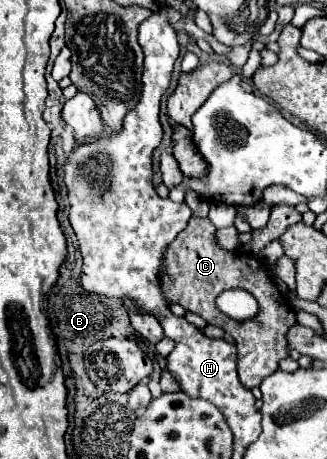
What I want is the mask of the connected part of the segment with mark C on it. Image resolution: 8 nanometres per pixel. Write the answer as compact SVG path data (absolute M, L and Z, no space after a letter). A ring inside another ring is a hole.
M192 216L188 226L168 244L162 258L160 288L168 304L180 304L186 312L202 316L208 324L228 332L238 348L238 378L244 388L252 390L278 370L278 362L288 356L286 332L296 324L294 310L286 296L274 288L274 274L270 264L248 252L232 252L218 248L214 240L216 226L208 218ZM226 290L246 290L258 302L258 314L248 320L234 320L218 310L216 298Z

